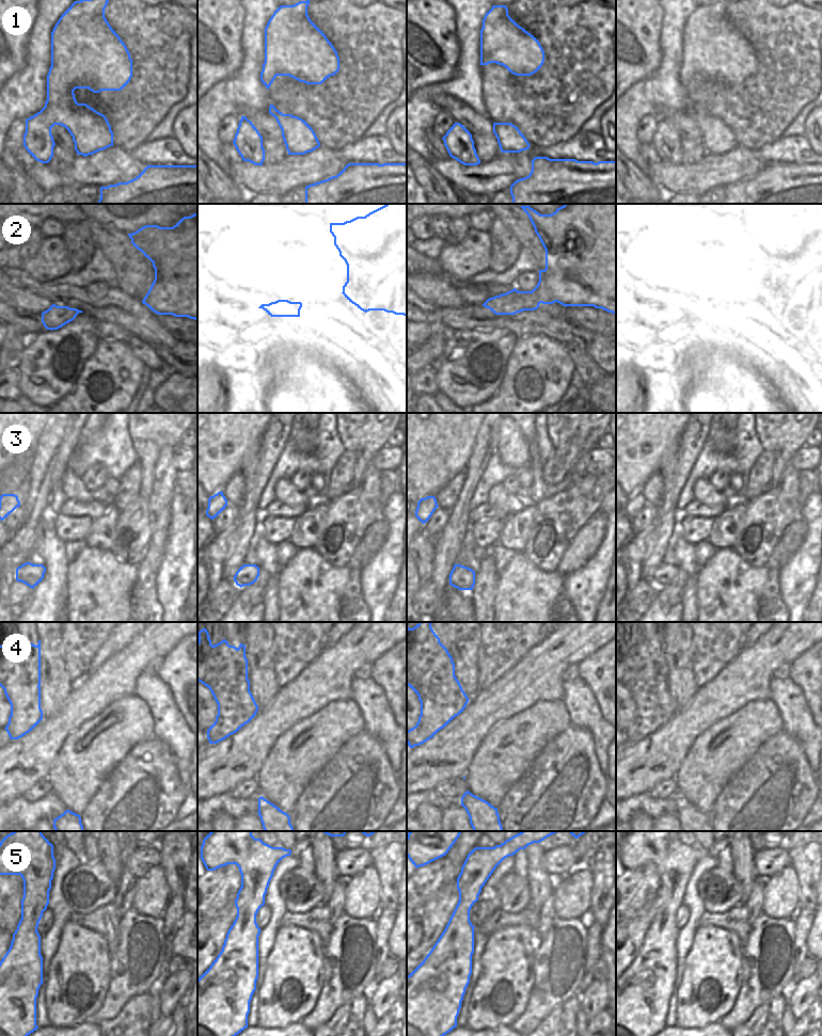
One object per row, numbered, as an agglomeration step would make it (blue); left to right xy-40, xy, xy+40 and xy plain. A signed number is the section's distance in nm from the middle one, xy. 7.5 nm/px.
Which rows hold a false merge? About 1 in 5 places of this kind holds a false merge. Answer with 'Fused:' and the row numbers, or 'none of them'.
Fused: 4

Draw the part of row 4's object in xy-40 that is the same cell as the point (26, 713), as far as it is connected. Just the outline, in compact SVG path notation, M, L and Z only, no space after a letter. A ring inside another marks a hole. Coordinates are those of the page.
M15 639L5 645L0 645L0 686L11 704L9 723L4 729L11 739L22 737L43 719L41 687L36 691L28 681L16 645Z

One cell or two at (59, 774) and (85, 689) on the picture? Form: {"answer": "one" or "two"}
{"answer": "two"}

